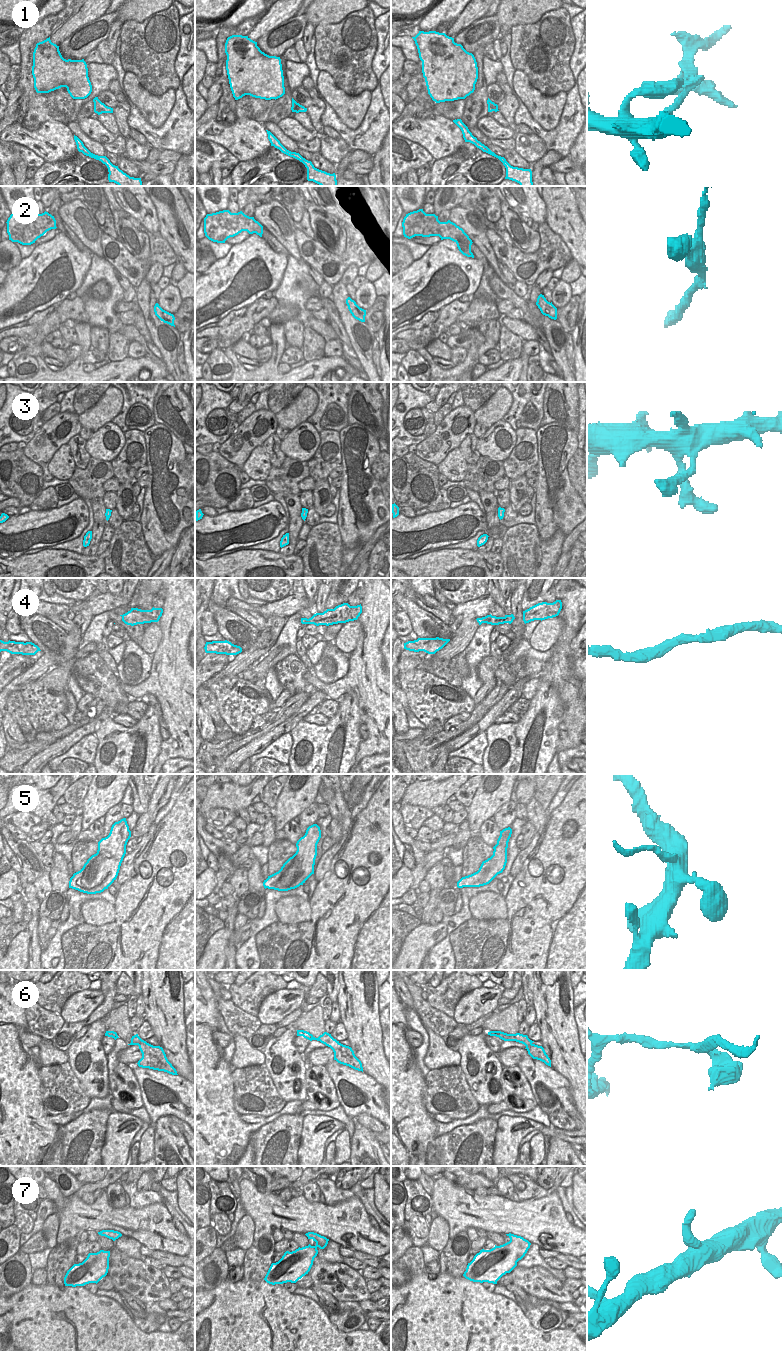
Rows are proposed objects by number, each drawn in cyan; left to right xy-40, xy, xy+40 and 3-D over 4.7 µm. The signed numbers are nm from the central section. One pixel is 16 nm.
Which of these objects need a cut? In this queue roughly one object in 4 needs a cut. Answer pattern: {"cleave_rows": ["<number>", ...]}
{"cleave_rows": ["1", "6"]}

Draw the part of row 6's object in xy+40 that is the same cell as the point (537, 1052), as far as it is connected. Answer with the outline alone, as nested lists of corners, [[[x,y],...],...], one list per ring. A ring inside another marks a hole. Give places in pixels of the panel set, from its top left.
[[[520,1033],[516,1034],[508,1034],[509,1037],[505,1041],[516,1041],[522,1043],[526,1046],[526,1050],[528,1054],[533,1058],[544,1062],[546,1065],[551,1067],[551,1060],[546,1054],[544,1048],[542,1046],[535,1045],[532,1041],[528,1038],[527,1035],[523,1035]]]

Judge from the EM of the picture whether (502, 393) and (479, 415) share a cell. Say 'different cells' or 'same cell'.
same cell

